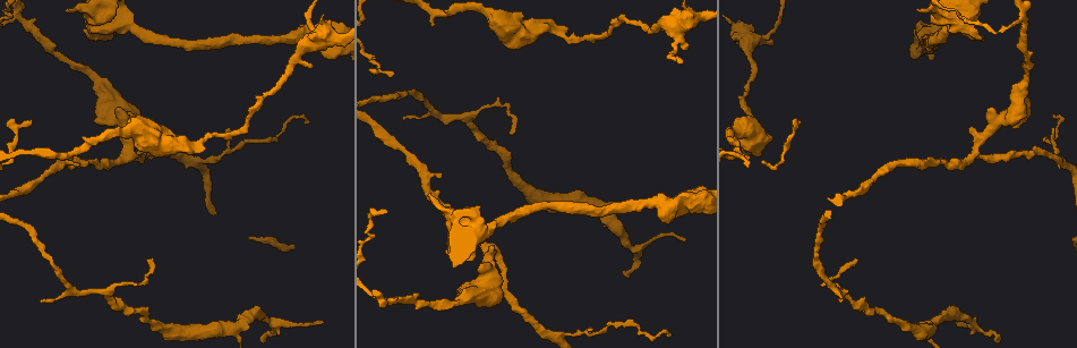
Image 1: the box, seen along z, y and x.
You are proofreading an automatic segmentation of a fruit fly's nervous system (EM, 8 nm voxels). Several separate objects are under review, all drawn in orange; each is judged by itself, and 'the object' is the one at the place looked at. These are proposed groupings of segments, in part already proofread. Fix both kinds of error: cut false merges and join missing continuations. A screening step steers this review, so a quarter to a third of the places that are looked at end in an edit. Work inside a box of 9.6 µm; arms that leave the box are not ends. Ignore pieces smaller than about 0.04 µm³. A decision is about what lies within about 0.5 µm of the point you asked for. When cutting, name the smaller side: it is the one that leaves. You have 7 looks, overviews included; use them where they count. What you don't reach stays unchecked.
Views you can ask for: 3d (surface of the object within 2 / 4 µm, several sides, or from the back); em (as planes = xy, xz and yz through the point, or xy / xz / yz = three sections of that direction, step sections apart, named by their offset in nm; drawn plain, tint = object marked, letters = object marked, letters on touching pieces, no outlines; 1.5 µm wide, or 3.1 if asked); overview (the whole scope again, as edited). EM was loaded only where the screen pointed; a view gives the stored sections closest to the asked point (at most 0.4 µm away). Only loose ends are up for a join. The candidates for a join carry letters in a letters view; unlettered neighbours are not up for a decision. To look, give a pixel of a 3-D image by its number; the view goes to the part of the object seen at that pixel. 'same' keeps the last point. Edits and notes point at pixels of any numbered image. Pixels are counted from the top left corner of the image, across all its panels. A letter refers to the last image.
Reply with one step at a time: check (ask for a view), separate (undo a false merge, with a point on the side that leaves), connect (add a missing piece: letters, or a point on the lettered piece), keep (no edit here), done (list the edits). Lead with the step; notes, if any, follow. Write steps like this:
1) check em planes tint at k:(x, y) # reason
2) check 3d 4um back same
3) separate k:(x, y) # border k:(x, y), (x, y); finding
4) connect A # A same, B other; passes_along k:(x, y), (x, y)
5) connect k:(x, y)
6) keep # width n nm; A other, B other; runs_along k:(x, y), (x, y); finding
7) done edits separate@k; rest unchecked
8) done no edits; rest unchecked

check em xy step 4 letters at 1:(1057, 161) # arms part here

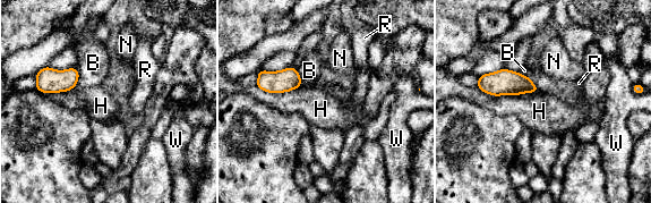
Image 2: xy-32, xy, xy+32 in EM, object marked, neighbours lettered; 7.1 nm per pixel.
keep # B other, H other, N other, R other, W other; all the same neuron

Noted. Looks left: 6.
check em planes tint at 1:(323, 321) # an open end

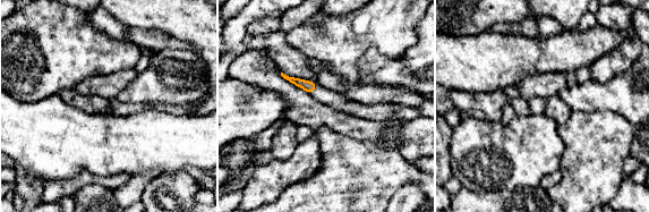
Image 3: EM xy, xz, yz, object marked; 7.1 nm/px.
check em planes letters same # what lies round it

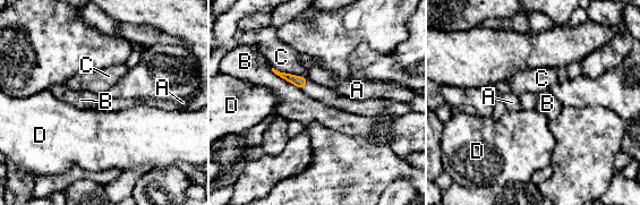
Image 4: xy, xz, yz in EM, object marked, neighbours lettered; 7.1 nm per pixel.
keep # width 80 nm; A other, B other, C other, D other; border 4:(272, 67), (280, 71), (307, 78); no lettered piece goes on from it

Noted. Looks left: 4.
check em planes letters at 1:(310, 65) # tapers out

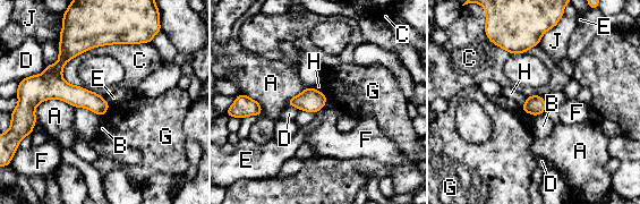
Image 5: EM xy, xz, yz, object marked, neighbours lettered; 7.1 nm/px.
keep # longest_contact A 300 nm; A other, B other, C other, D other, E other, F other, G other, H other, J other; runs_along 5:(95, 34), (61, 61), (33, 104); no lettered piece goes on from it

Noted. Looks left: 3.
done no edits; rest unchecked

